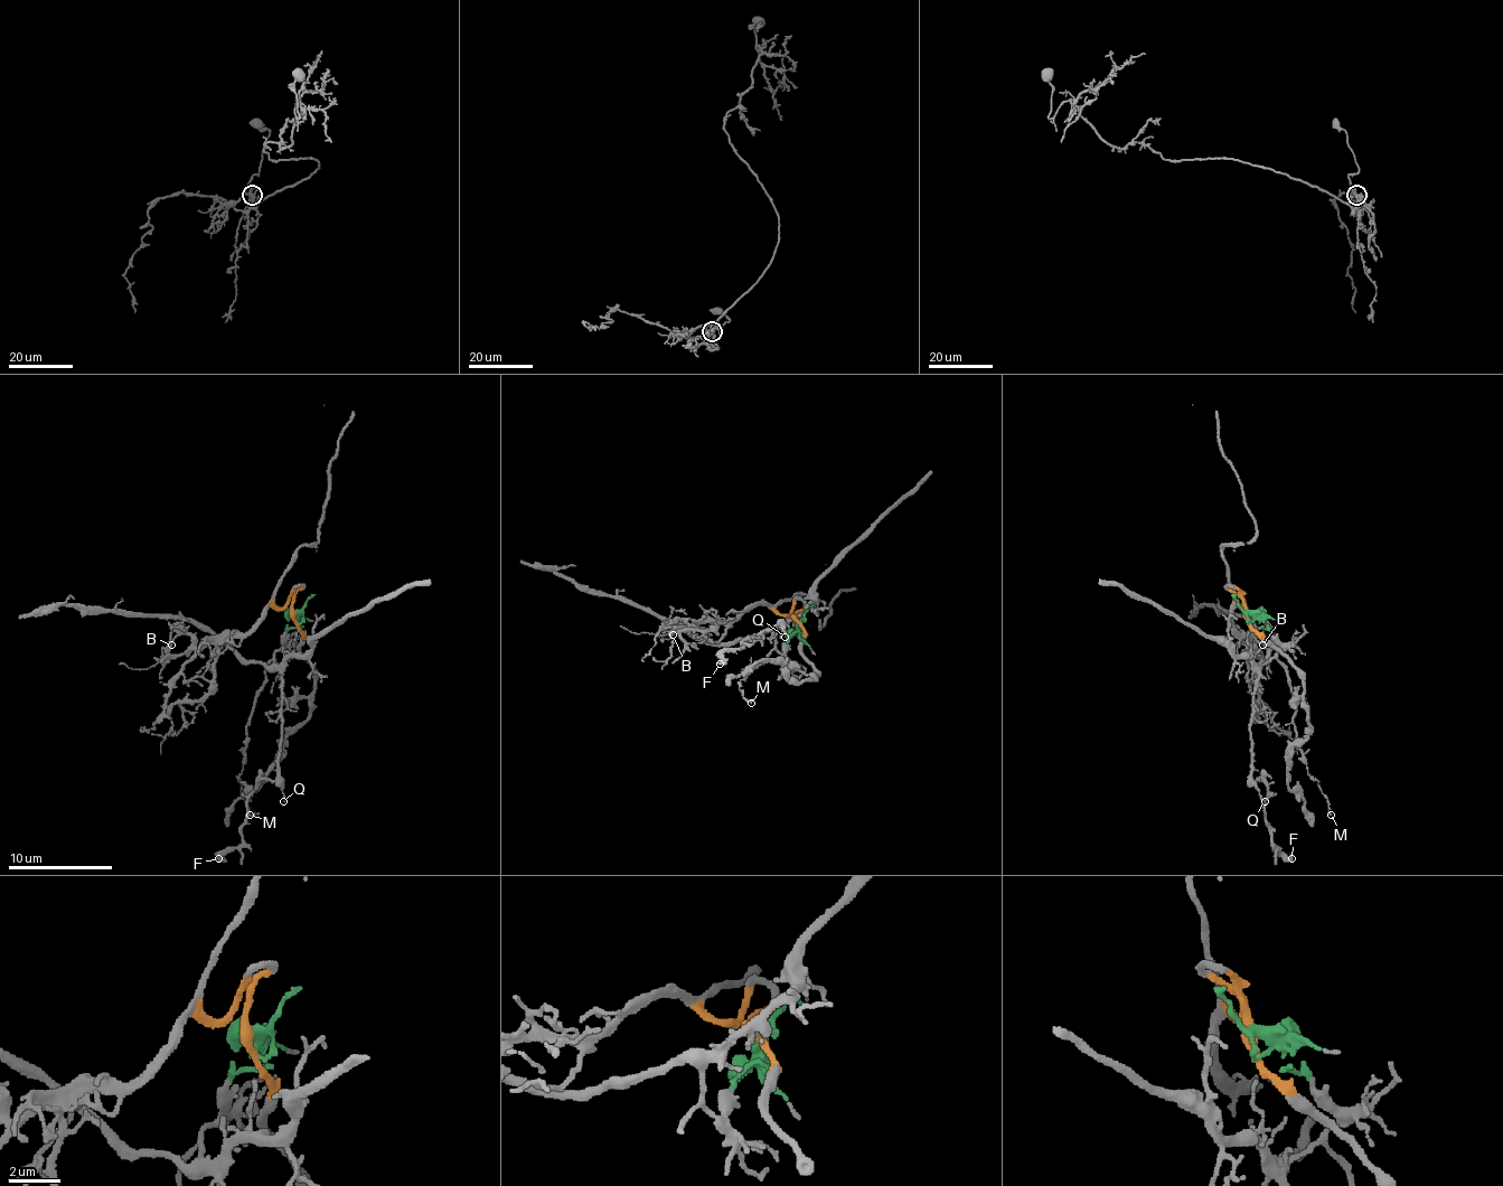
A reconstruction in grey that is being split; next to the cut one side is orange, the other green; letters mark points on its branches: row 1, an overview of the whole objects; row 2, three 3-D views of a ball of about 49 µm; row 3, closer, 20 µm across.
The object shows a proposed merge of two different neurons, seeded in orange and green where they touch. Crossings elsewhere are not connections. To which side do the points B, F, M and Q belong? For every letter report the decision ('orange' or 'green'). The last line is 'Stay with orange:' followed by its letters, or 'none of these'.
B: orange
F: green
M: green
Q: green
Stay with orange: B

